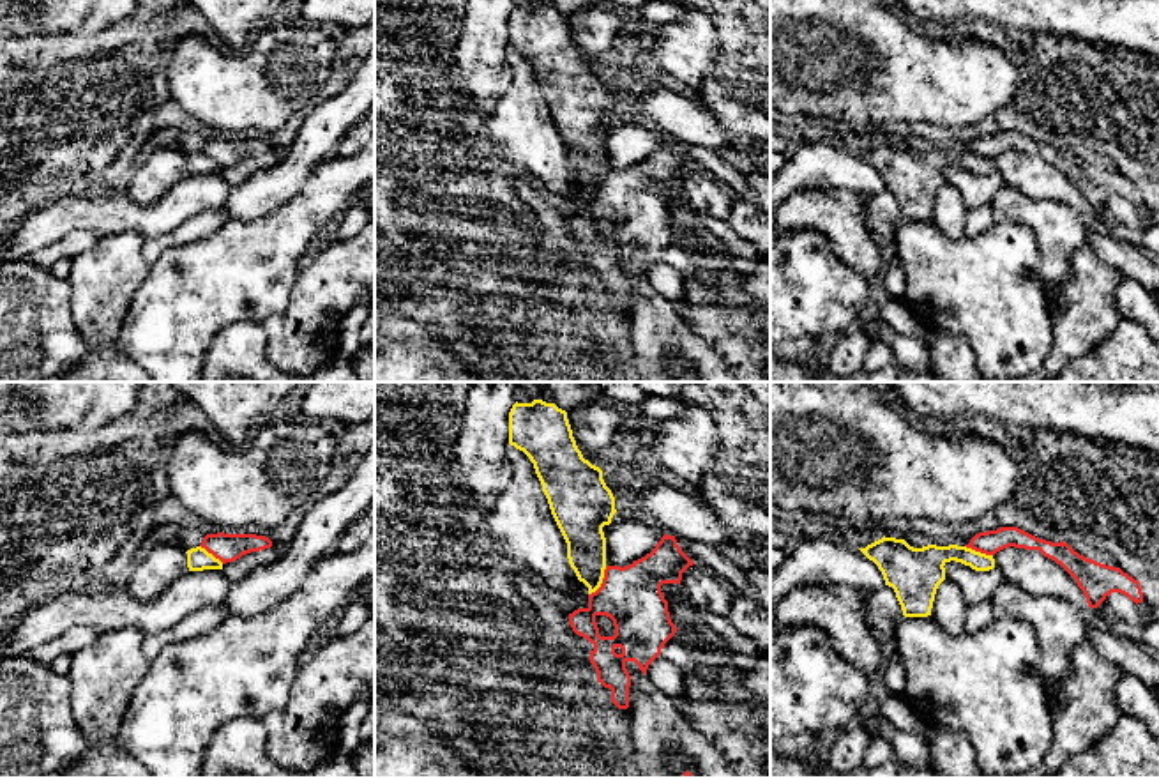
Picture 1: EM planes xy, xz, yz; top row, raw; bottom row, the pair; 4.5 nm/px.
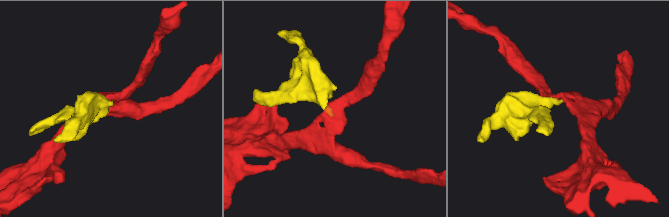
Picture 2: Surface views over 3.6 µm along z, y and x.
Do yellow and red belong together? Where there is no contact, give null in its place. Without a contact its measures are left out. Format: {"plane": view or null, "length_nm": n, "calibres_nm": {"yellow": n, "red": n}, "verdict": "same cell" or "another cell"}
{"plane": "xz", "length_nm": 160, "calibres_nm": {"yellow": 180, "red": 280}, "verdict": "another cell"}

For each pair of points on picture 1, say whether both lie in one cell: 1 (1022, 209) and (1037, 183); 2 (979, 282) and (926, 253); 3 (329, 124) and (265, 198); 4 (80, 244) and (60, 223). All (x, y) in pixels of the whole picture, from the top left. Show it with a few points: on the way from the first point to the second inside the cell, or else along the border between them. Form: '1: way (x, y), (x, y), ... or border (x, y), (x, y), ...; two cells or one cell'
1: border (1002, 184), (1032, 198), (1062, 200), (1068, 205); two cells
2: way (967, 282), (954, 282), (939, 266); one cell
3: way (315, 142), (281, 181); one cell
4: border (98, 236), (87, 230), (71, 230), (32, 253); two cells

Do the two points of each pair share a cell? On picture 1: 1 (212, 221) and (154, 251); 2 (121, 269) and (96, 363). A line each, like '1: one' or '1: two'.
1: one
2: one

